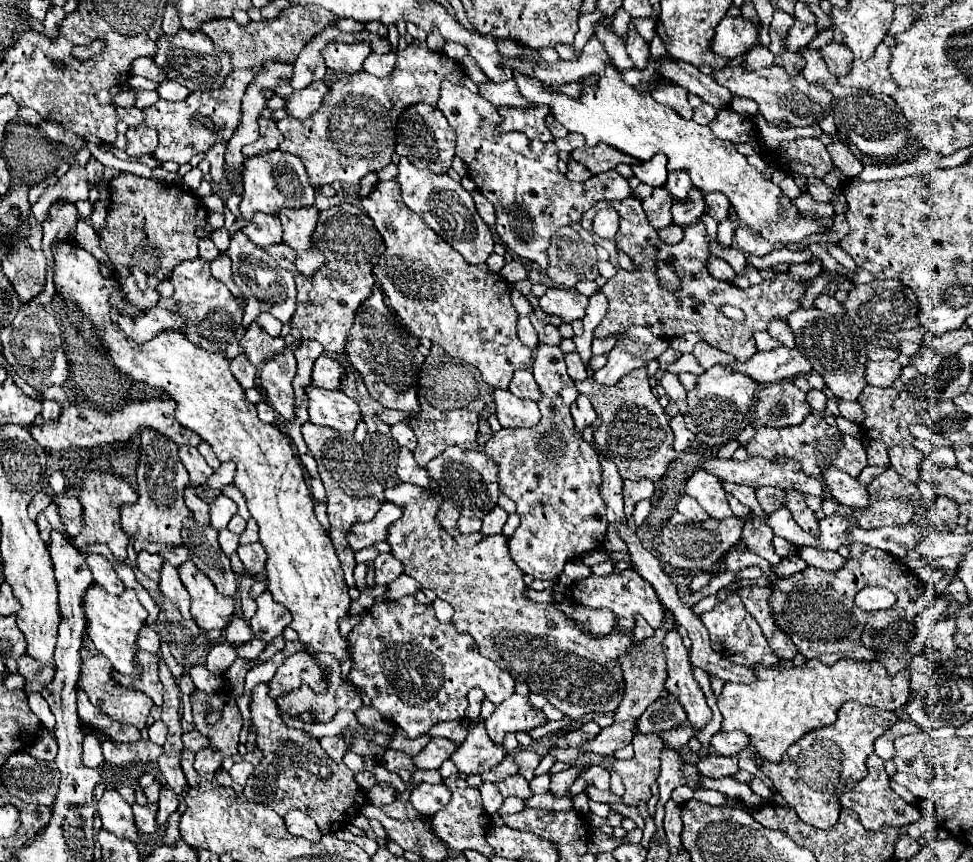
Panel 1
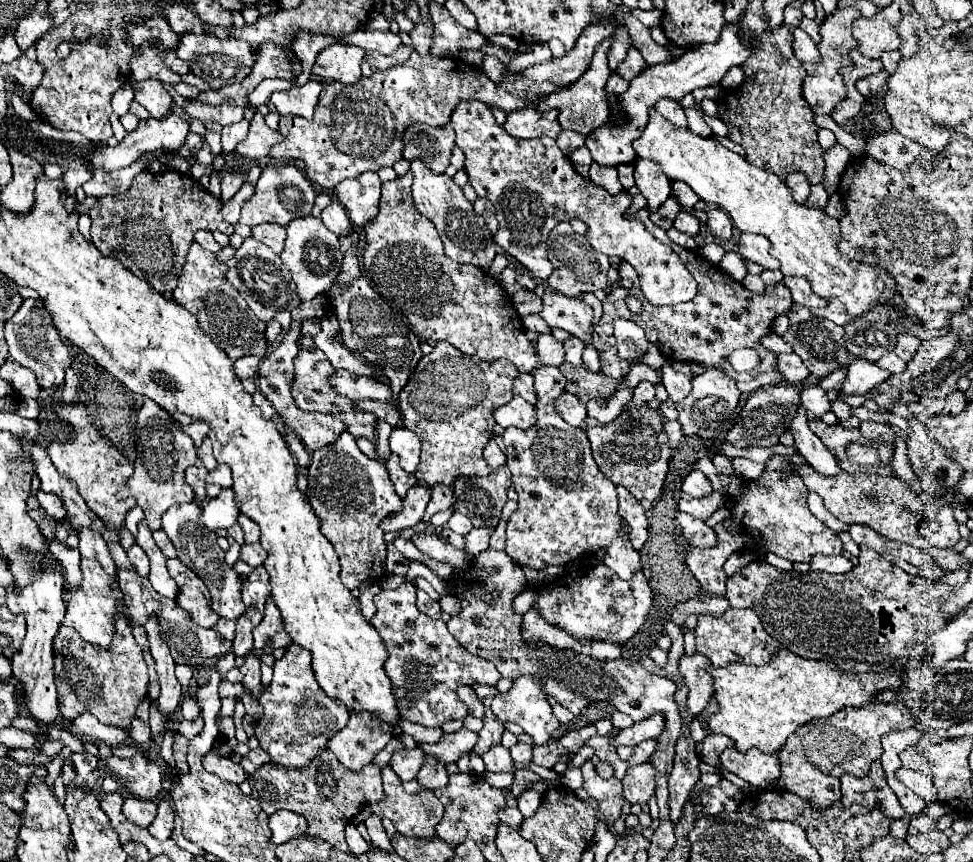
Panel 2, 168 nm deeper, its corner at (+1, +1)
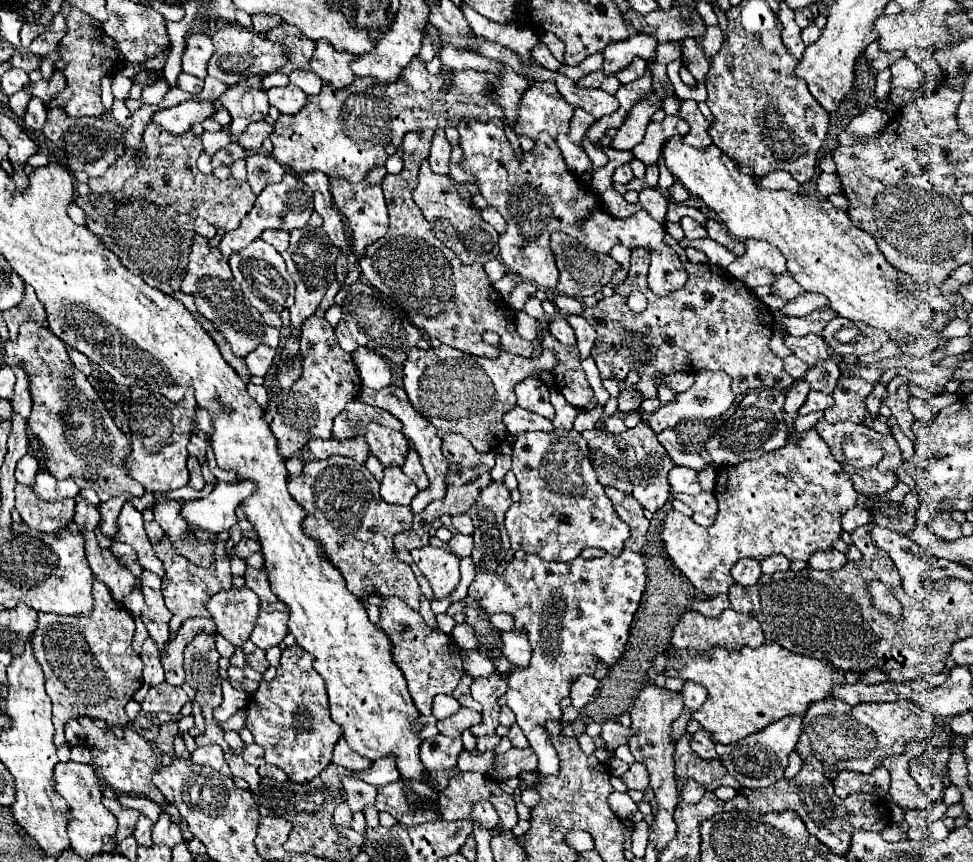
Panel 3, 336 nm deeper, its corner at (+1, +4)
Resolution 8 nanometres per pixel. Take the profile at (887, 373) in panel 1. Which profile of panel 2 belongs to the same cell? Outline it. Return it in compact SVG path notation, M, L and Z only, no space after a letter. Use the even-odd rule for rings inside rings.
M857 358L847 366L847 376L843 382L843 394L867 394L877 384L885 382L891 376L889 370L879 368L875 362Z

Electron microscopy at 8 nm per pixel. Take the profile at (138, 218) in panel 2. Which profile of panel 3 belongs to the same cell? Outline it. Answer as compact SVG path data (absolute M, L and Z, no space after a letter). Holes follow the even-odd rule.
M149 121L142 137L143 147L135 161L137 177L127 179L121 191L91 195L85 203L83 195L77 195L75 203L85 211L89 231L101 237L107 249L111 249L131 273L139 275L147 285L173 295L185 277L195 237L195 219L205 217L217 229L233 231L253 209L255 201L247 181L233 177L217 179L197 169L197 157L203 147L201 139L191 131L173 135Z

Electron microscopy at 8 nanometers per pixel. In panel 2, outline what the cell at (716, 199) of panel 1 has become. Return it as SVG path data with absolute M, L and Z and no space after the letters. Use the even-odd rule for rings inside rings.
M719 208L709 210L707 216L709 216L709 220L707 220L709 230L711 230L713 234L717 234L721 240L729 240L731 234L733 234L733 224L731 224L729 216L725 216L725 212L721 212Z

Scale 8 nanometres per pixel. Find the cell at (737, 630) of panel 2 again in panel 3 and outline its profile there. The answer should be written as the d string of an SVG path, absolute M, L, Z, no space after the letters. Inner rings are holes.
M725 609L721 613L721 617L705 617L703 613L697 613L697 611L687 611L679 623L675 625L673 629L673 639L671 639L673 647L677 649L695 649L699 653L705 653L709 651L711 647L715 645L721 645L729 651L735 651L735 649L741 649L745 645L749 647L759 647L765 643L763 639L763 631L761 631L761 625L757 623L757 619L749 617L749 615L743 615L739 611L733 611L733 609Z

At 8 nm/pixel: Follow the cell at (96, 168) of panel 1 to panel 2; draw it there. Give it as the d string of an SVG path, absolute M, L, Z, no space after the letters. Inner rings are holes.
M169 116L169 118L163 118L163 120L155 120L155 118L149 118L149 120L141 120L139 126L129 132L115 148L109 148L109 146L97 146L91 154L89 154L89 164L93 164L93 172L97 170L105 170L105 172L113 172L113 170L119 170L119 168L125 168L129 164L133 164L143 152L153 152L153 150L159 150L159 148L165 148L165 150L177 150L185 144L185 138L187 138L187 132L189 132L189 122L179 118L179 116Z

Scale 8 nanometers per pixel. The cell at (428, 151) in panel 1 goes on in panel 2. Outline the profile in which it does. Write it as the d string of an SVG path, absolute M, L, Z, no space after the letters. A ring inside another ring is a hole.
M417 122L405 130L403 146L405 160L425 160L433 172L441 174L449 166L449 158L455 148L455 134L451 124L433 128L429 124Z

